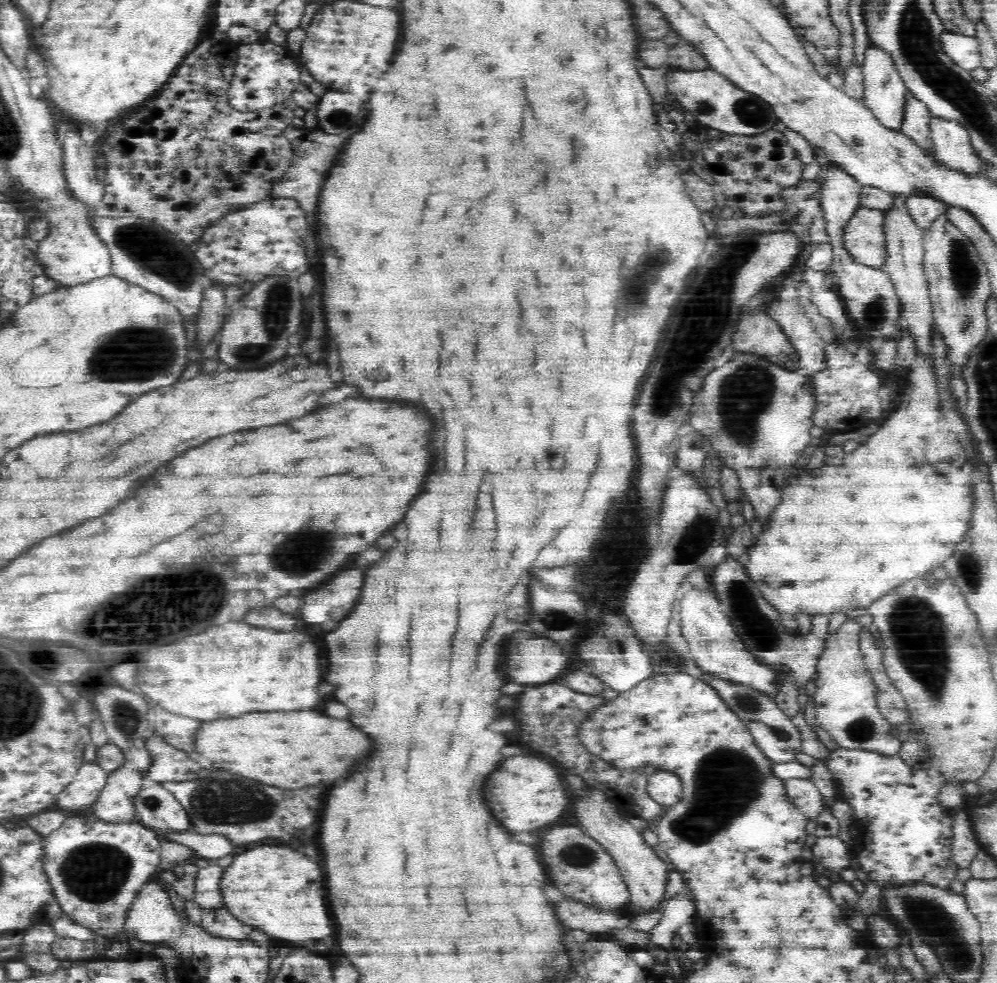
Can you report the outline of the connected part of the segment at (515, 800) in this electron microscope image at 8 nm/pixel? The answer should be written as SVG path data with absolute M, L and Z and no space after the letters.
M512 756L502 760L502 764L488 774L482 786L482 796L500 826L508 832L528 832L548 822L556 822L562 814L568 814L566 785L562 774L556 770L561 769L534 756Z

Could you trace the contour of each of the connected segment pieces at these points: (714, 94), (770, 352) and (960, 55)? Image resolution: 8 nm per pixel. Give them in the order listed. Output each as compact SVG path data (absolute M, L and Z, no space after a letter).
M706 69L703 71L674 71L667 73L667 90L676 96L697 123L712 126L728 134L758 136L766 134L779 122L775 111L765 100L752 95L732 84L720 73Z
M765 312L750 316L744 314L738 322L732 342L738 352L764 357L780 368L802 372L798 354L790 339Z
M944 31L940 35L939 42L944 52L954 62L961 64L966 70L972 70L980 66L980 44L975 36Z

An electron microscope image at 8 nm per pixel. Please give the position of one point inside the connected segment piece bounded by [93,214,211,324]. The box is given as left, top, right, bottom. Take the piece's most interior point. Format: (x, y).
(142, 251)

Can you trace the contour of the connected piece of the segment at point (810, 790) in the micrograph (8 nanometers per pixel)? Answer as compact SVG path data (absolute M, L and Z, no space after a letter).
M788 778L783 780L788 799L802 810L802 813L815 821L823 809L823 798L814 782L806 778Z

